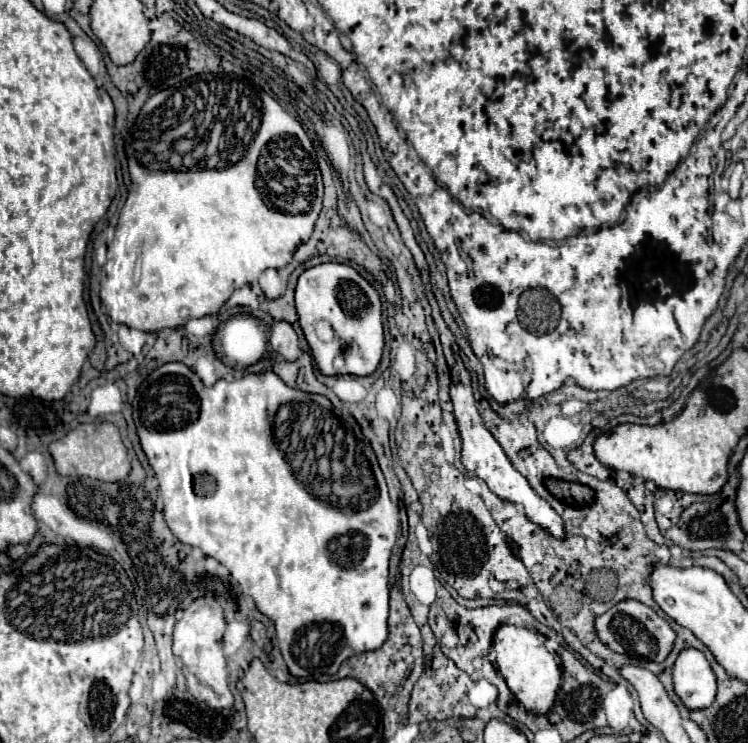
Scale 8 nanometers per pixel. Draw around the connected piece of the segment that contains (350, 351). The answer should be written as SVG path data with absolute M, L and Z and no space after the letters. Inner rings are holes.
M327 262L305 270L295 290L299 324L313 358L325 376L369 376L377 370L384 349L381 302L375 288L348 264ZM343 342L347 350L343 350Z

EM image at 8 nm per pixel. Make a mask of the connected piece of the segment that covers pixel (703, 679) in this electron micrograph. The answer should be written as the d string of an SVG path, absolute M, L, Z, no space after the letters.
M683 650L673 668L675 694L687 710L705 710L713 704L717 694L717 680L711 664L699 650Z

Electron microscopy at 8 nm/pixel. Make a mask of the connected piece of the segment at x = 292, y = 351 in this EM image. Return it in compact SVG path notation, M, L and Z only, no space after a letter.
M279 320L273 322L269 344L275 352L279 352L285 360L291 360L291 362L297 360L301 354L297 332L293 330L293 326L289 322L279 322Z

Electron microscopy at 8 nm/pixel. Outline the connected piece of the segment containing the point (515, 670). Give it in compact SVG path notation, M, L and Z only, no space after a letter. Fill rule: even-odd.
M505 624L495 634L493 650L497 654L495 662L499 666L499 672L503 674L517 700L525 706L525 710L531 714L547 714L555 704L557 692L561 690L561 670L555 662L555 656L545 648L543 638L527 628Z

